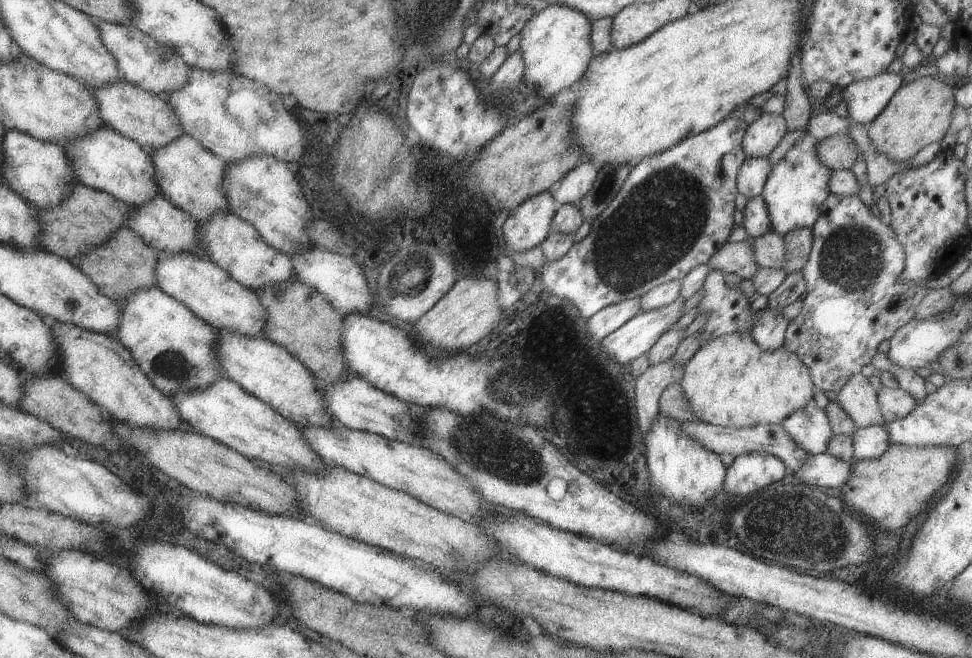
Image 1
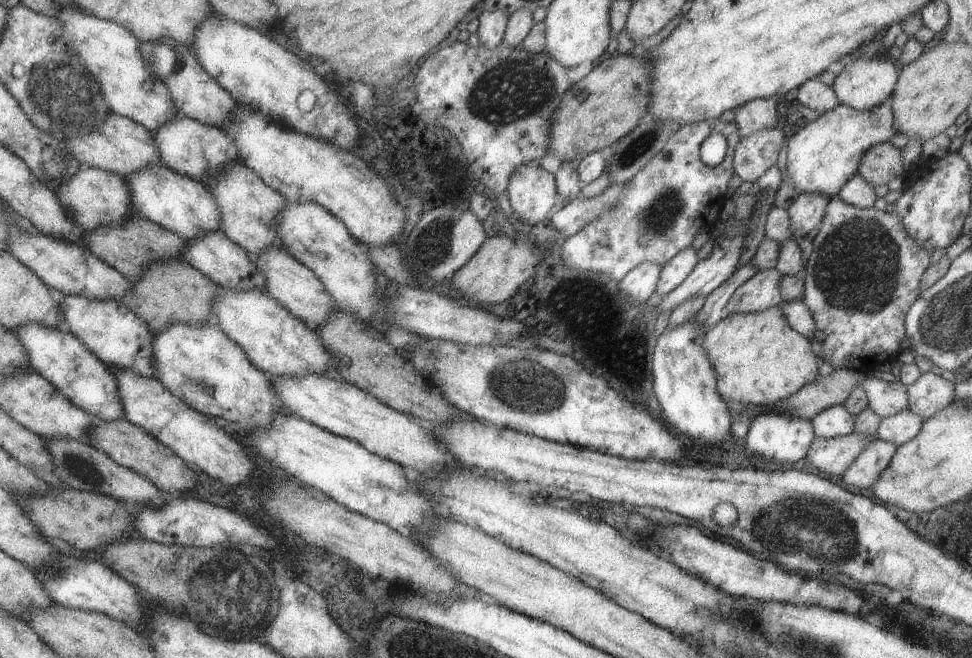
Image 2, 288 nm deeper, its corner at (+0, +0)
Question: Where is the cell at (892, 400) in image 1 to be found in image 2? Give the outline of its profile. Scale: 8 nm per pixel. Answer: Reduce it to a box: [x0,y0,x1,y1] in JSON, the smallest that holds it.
[907,374,955,422]

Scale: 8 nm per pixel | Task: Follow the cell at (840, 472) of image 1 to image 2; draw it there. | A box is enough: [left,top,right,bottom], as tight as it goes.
[841,438,897,488]

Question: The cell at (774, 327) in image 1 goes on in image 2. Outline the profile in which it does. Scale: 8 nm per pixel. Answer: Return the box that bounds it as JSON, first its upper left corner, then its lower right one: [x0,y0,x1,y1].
[725,268,783,316]

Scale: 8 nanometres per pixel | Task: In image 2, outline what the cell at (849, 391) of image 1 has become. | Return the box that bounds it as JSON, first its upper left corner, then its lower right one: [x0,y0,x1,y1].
[859,374,907,418]

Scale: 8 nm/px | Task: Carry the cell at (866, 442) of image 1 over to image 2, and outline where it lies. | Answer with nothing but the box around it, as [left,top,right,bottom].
[875,408,925,448]

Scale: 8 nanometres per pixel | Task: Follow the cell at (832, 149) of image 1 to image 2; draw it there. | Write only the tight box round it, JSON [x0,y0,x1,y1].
[857,142,907,188]

